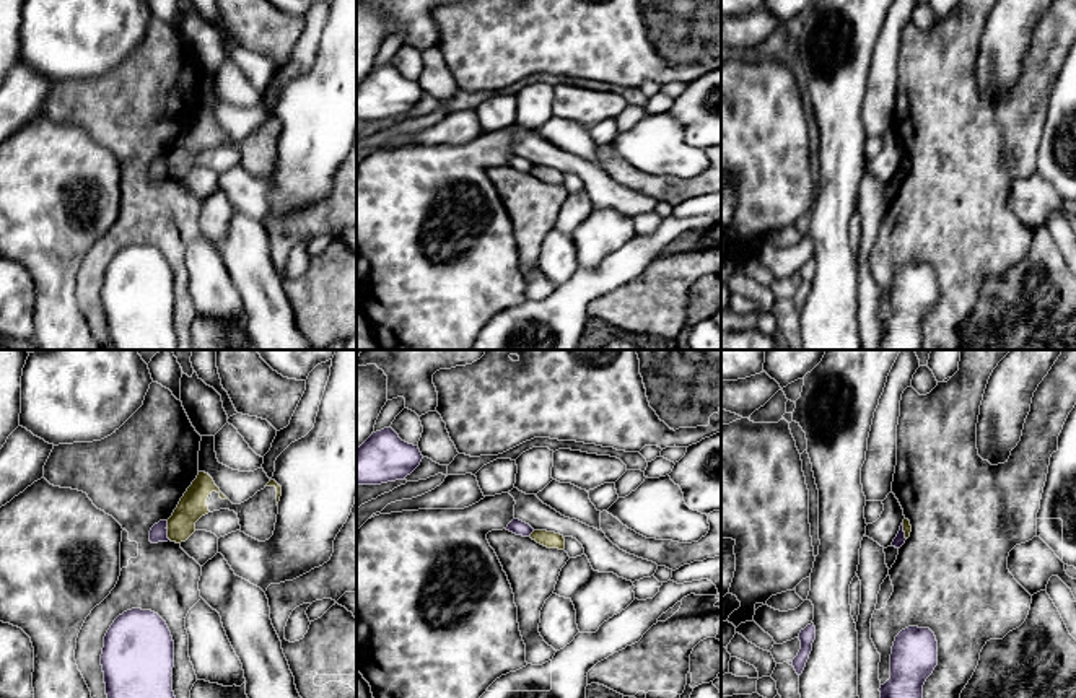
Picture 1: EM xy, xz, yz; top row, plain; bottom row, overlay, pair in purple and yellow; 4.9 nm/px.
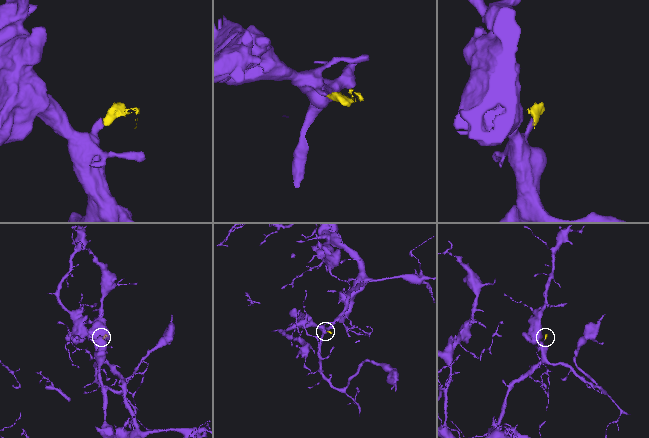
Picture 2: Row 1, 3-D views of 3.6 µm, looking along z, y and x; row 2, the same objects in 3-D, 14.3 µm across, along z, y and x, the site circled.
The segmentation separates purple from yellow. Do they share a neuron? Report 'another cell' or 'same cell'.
another cell

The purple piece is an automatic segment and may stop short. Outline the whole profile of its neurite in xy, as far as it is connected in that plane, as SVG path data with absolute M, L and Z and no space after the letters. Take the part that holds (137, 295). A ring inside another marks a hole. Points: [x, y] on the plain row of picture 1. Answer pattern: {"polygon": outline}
{"polygon": "M132 244L119 251L104 272L101 301L111 350L177 350L173 327L174 277L158 249Z"}

